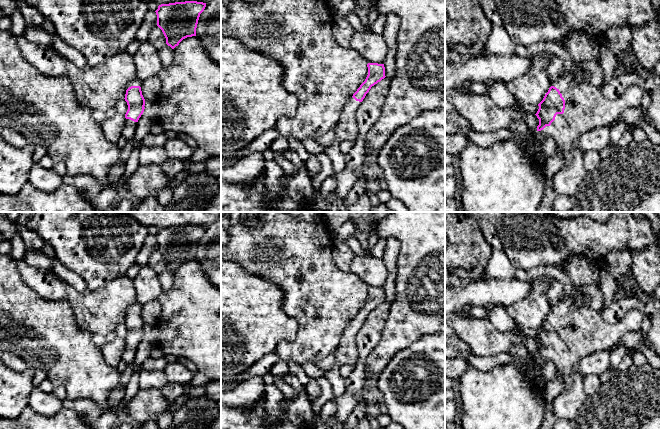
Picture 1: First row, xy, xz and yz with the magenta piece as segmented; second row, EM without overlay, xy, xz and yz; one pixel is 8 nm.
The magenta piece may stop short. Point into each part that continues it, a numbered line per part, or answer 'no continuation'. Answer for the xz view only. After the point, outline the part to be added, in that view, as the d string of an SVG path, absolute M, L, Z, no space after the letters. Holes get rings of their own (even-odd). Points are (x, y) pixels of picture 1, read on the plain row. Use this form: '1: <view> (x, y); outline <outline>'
1: xz (346, 353); outline M353 321L344 330L339 344L334 351L335 361L340 366L355 366L358 363L358 348L356 344L357 334L361 326L356 325Z

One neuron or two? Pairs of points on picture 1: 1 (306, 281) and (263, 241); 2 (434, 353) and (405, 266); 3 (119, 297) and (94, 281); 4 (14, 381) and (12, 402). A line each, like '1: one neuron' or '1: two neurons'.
1: one neuron
2: two neurons
3: two neurons
4: one neuron

